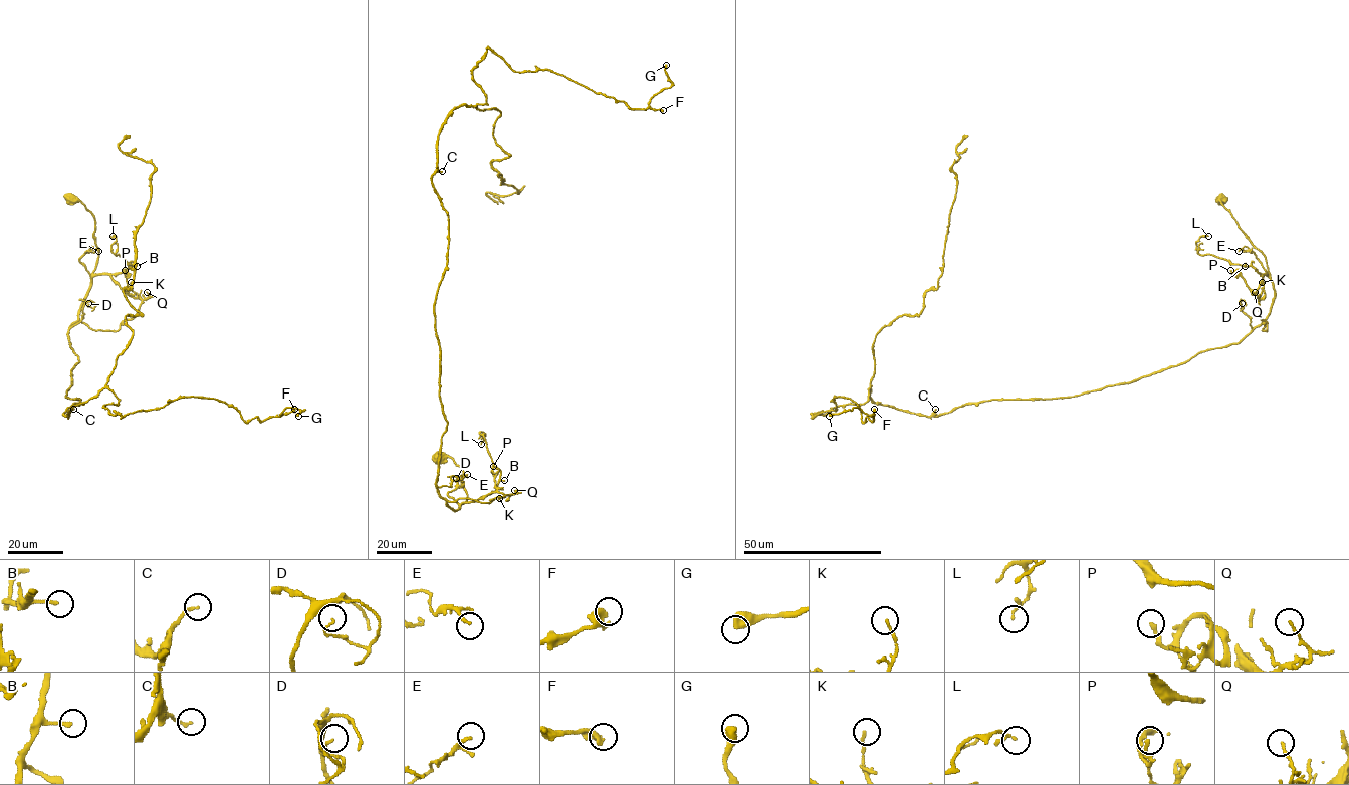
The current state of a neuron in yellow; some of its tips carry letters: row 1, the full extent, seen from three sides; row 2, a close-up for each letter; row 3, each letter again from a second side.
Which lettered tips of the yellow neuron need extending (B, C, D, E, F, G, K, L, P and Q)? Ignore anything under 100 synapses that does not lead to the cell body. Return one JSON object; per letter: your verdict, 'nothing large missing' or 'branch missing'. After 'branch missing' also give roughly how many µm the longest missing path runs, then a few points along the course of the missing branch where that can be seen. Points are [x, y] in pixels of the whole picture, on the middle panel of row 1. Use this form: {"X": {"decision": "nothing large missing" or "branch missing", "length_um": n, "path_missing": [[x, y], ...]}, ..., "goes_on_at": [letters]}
{"B": {"decision": "nothing large missing"}, "C": {"decision": "nothing large missing"}, "D": {"decision": "nothing large missing"}, "E": {"decision": "nothing large missing"}, "F": {"decision": "nothing large missing"}, "G": {"decision": "nothing large missing"}, "K": {"decision": "nothing large missing"}, "L": {"decision": "nothing large missing"}, "P": {"decision": "nothing large missing"}, "Q": {"decision": "nothing large missing"}, "goes_on_at": []}

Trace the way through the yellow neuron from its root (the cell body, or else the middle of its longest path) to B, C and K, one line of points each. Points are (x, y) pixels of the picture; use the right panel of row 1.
B: (1219, 199), (1264, 256), (1269, 275), (1245, 266)
C: (1219, 199), (1264, 256), (1274, 290), (1268, 317), (1239, 342), (1072, 397), (990, 399), (936, 416), (935, 409)
K: (1219, 199), (1265, 257), (1269, 275), (1264, 276), (1257, 289), (1258, 297), (1264, 288), (1262, 282)

